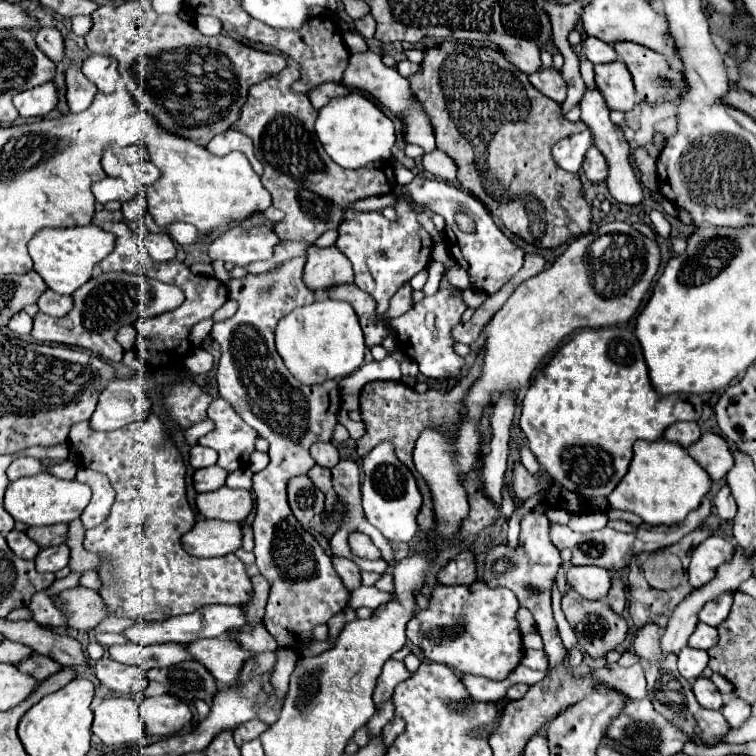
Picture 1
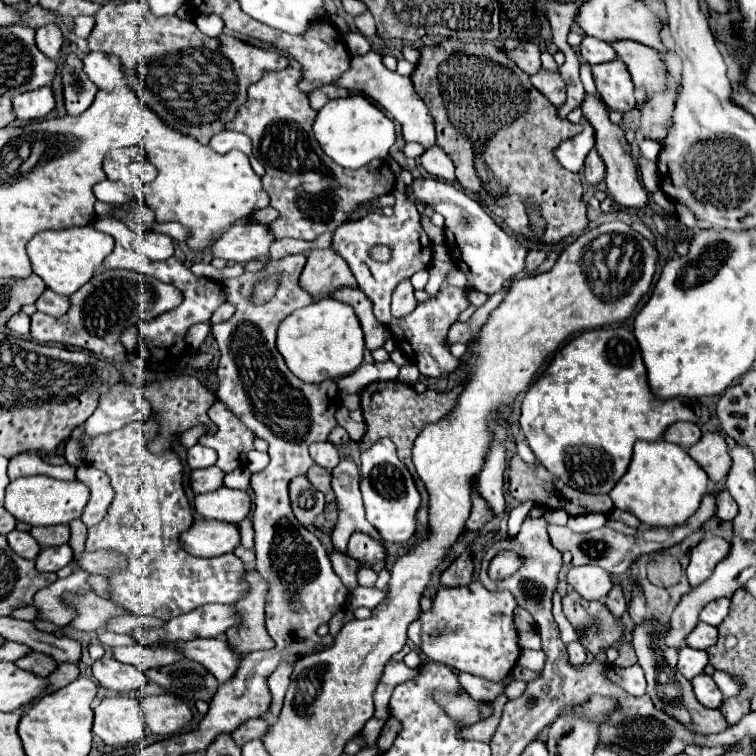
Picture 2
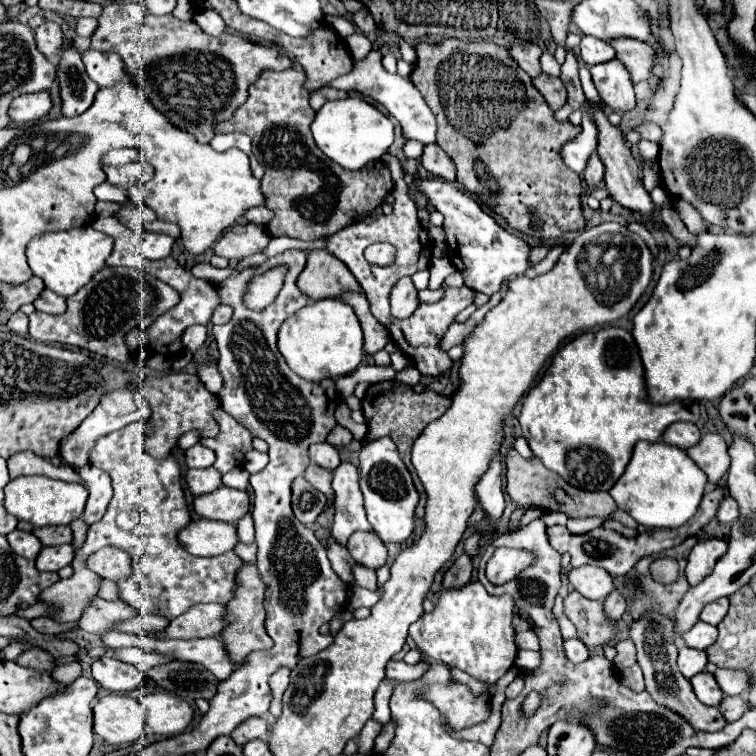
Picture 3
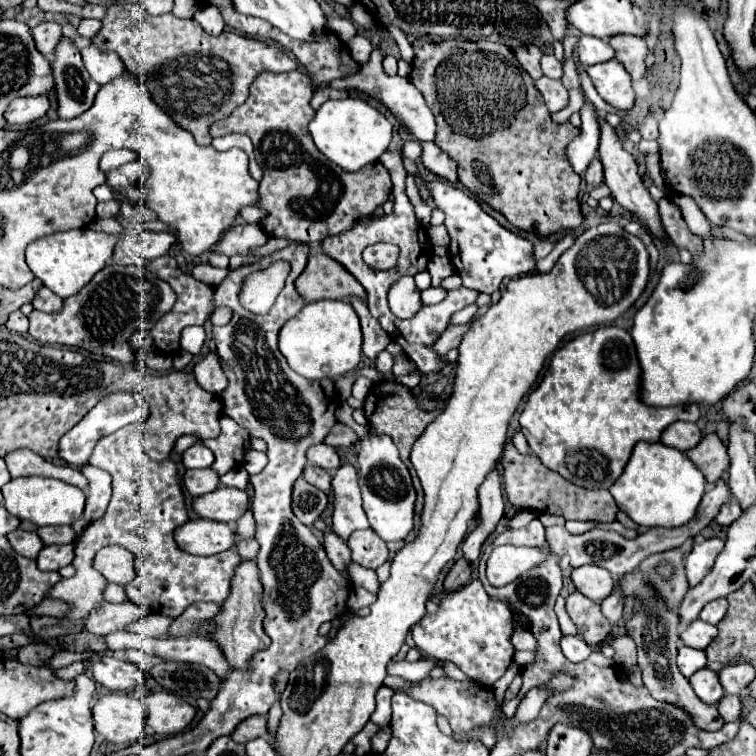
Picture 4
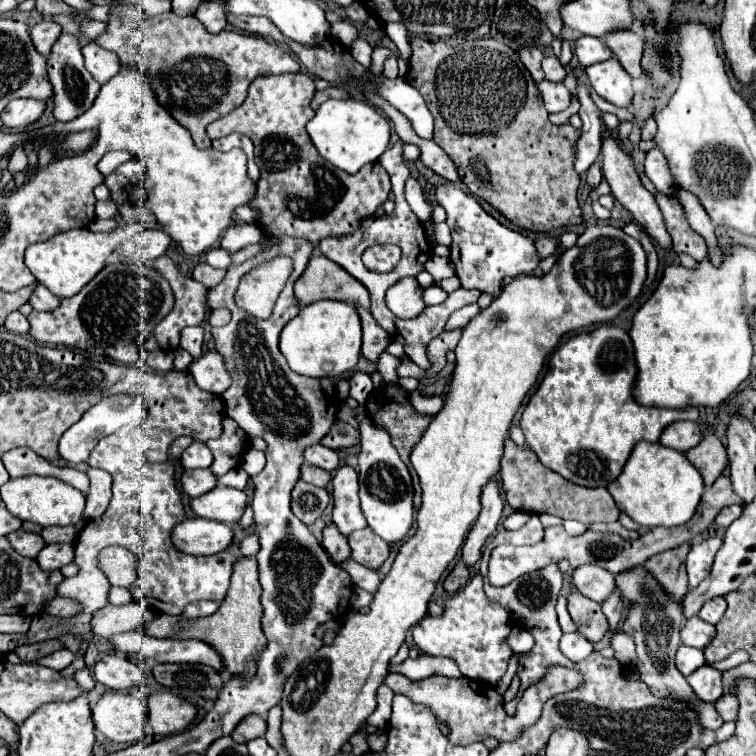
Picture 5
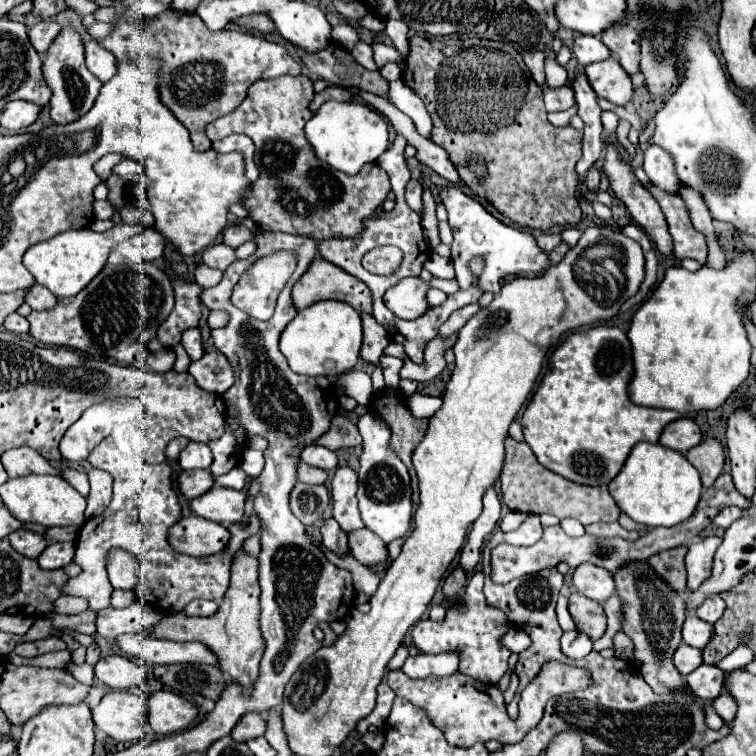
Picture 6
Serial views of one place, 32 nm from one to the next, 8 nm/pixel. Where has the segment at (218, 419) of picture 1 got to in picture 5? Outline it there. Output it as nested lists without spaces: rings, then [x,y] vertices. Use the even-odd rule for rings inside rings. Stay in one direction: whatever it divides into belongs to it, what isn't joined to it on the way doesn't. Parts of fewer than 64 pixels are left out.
[[[224,416],[222,420],[222,436],[216,438],[216,440],[208,440],[206,446],[212,450],[214,454],[214,462],[210,466],[210,470],[216,474],[216,476],[222,476],[226,474],[228,470],[232,470],[234,466],[240,464],[240,458],[248,446],[248,436],[244,430],[240,430],[240,426]]]

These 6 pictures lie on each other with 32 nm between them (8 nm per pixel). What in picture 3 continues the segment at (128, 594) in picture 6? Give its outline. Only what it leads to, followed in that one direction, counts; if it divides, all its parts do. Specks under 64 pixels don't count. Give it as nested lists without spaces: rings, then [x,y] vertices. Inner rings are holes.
[[[100,580],[100,588],[98,588],[98,596],[100,598],[106,598],[106,600],[118,600],[118,592],[116,592],[116,584],[112,580]]]

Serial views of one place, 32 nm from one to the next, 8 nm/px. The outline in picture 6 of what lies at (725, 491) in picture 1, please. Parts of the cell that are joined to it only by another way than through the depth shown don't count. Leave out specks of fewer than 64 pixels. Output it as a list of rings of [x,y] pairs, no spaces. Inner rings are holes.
[[[728,506],[728,508],[720,510],[720,514],[714,518],[714,524],[720,526],[720,528],[728,528],[734,520],[742,518],[742,514],[744,514],[744,512],[742,512],[740,508],[736,508],[736,506]]]

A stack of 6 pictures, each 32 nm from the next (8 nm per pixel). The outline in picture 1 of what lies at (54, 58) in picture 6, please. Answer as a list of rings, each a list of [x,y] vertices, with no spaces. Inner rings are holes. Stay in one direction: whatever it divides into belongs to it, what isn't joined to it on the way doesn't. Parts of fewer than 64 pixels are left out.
[[[72,64],[66,70],[66,86],[68,86],[66,98],[68,98],[68,106],[72,112],[86,110],[98,92],[96,86],[80,72],[80,66],[76,64]]]

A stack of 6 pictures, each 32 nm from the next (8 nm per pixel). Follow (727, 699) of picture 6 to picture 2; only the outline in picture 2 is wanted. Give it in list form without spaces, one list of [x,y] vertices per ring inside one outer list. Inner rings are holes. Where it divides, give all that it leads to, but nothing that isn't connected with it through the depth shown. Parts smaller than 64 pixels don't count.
[[[732,696],[724,700],[724,704],[720,706],[720,712],[724,714],[728,724],[738,724],[750,712],[750,702],[744,696]]]

